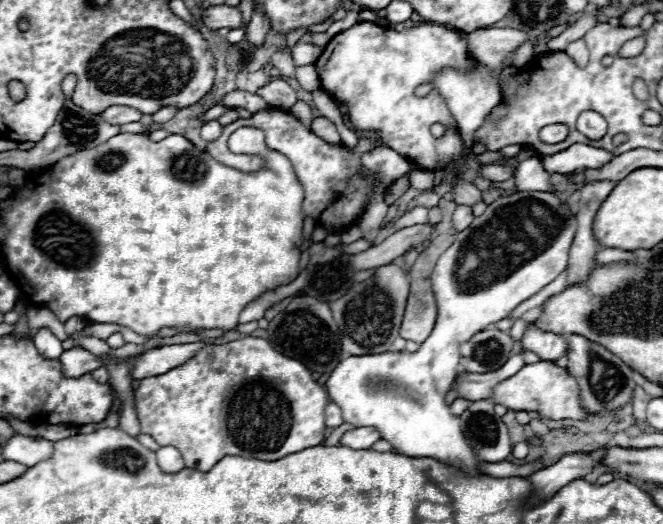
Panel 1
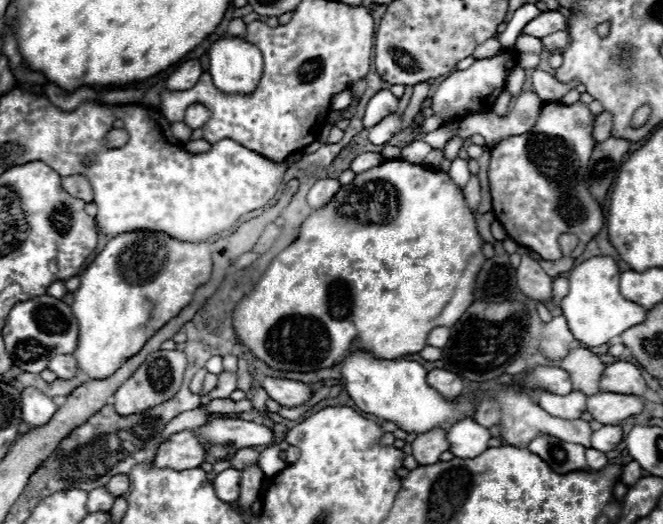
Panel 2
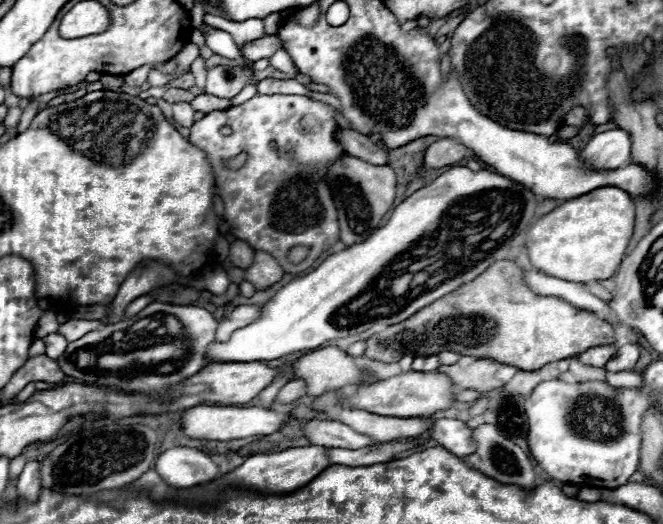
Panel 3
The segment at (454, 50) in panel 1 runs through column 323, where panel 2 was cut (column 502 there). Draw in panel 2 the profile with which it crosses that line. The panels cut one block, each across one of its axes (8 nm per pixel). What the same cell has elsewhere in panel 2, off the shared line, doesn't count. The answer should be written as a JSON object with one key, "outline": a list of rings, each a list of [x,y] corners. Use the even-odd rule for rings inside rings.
{"outline":[[[504,50],[502,54],[494,56],[494,58],[486,58],[486,60],[476,60],[468,70],[456,70],[452,72],[434,92],[432,96],[432,110],[434,114],[442,114],[444,116],[444,124],[456,116],[466,116],[478,110],[488,110],[492,108],[494,100],[498,98],[498,94],[504,88],[506,76],[510,74],[510,70],[514,68],[514,58],[508,50]]]}

